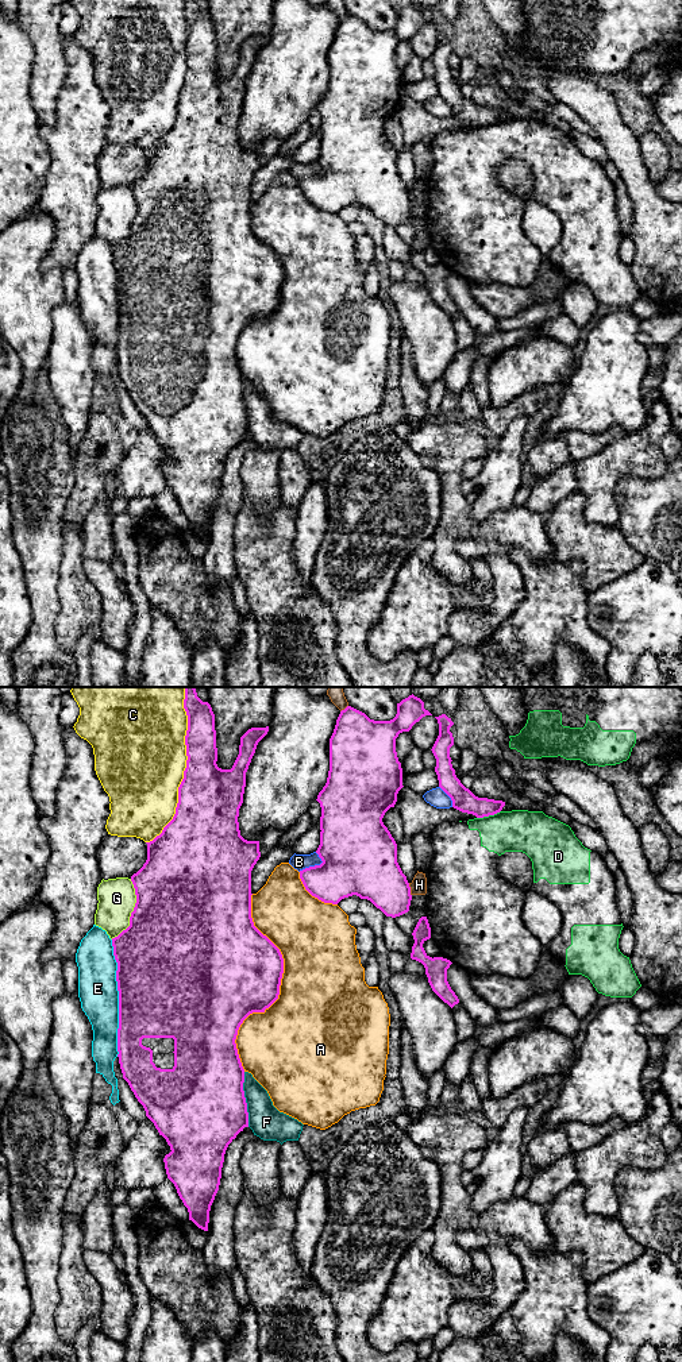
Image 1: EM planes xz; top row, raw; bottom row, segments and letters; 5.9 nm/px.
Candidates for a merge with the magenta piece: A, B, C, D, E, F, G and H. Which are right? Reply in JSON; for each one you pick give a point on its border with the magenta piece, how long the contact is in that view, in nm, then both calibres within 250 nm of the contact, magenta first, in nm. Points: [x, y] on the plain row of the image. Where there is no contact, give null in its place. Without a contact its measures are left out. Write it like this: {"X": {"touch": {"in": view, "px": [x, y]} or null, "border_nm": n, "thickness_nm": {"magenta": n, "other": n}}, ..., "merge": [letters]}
{"merge": []}

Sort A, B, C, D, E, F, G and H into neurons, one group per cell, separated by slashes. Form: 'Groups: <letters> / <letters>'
Groups: A / B D / C / E / F / G / H

